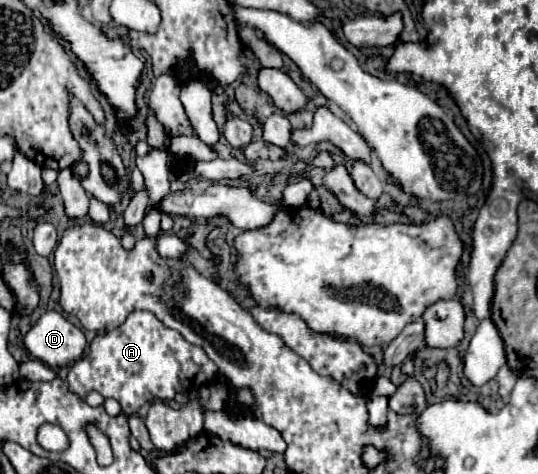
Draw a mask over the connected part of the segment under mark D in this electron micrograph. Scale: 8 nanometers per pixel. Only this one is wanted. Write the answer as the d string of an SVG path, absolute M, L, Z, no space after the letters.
M46 311L24 337L24 345L32 357L56 369L76 363L88 343L84 333L58 311Z

